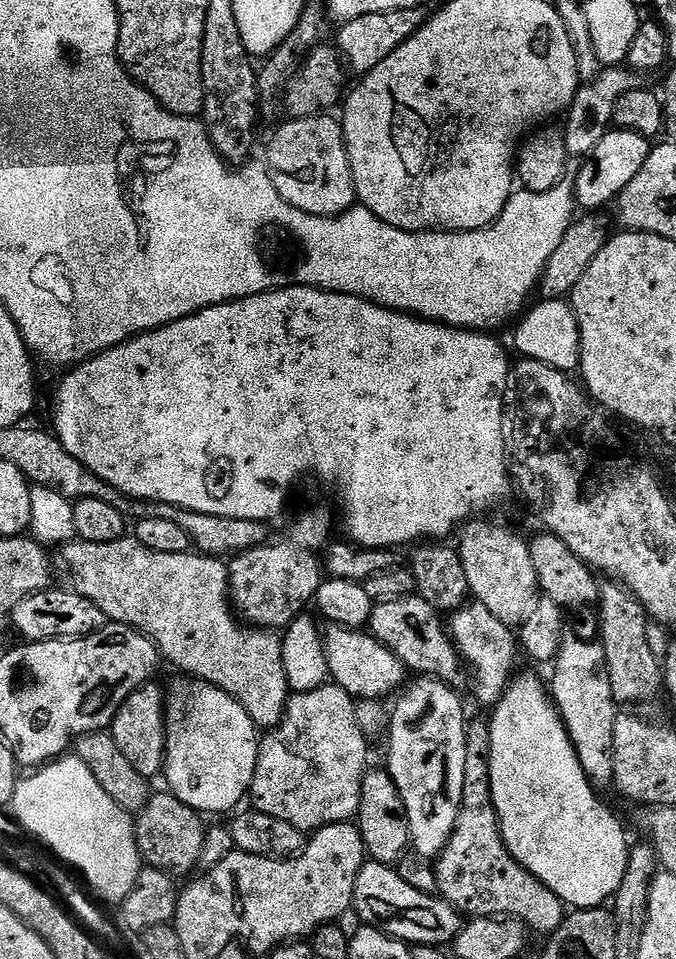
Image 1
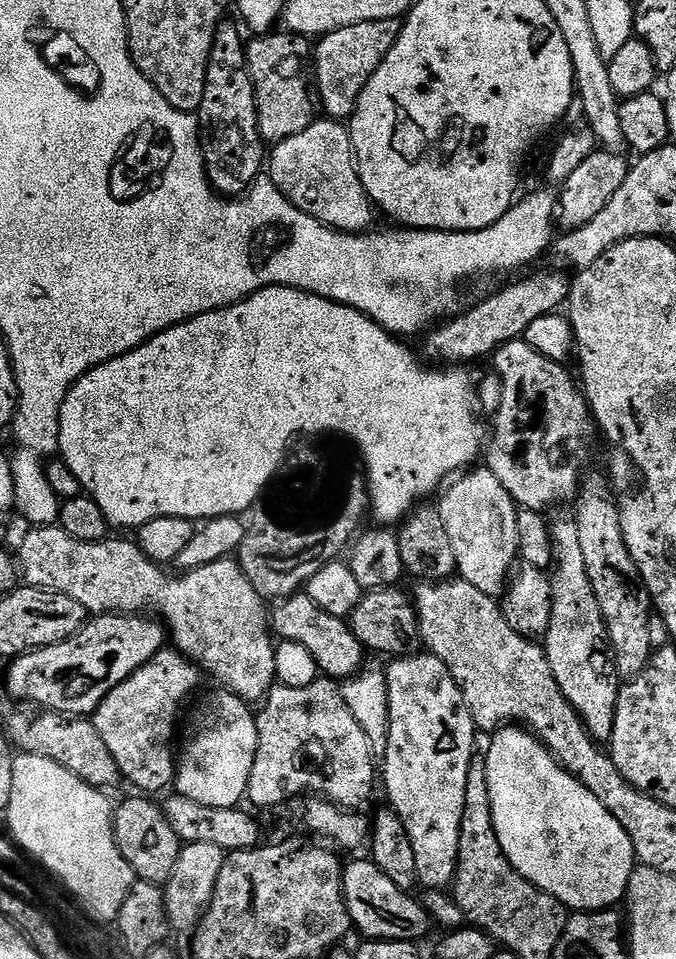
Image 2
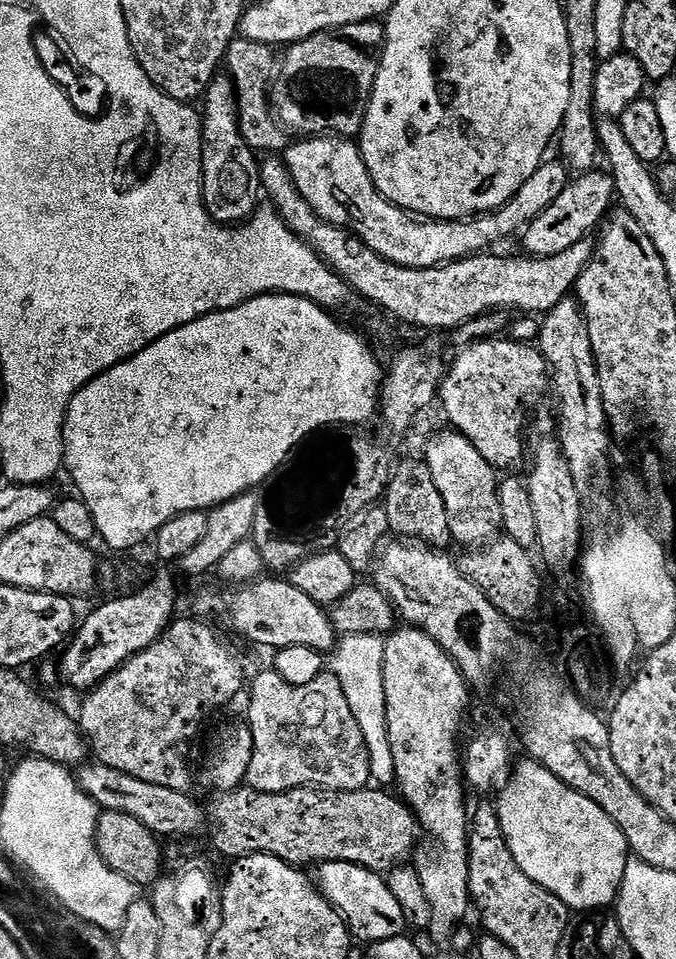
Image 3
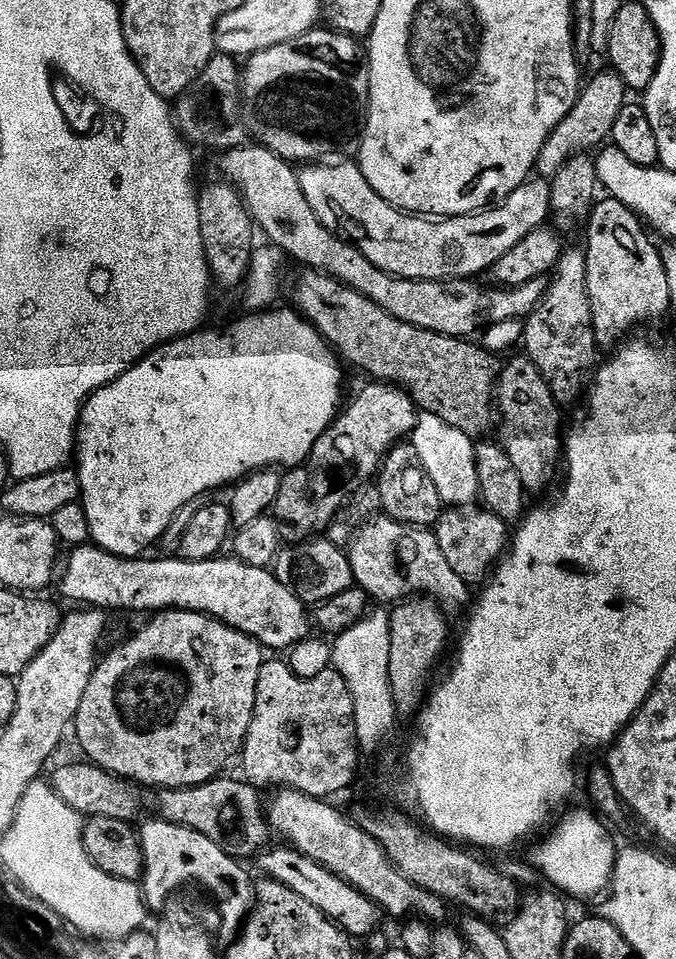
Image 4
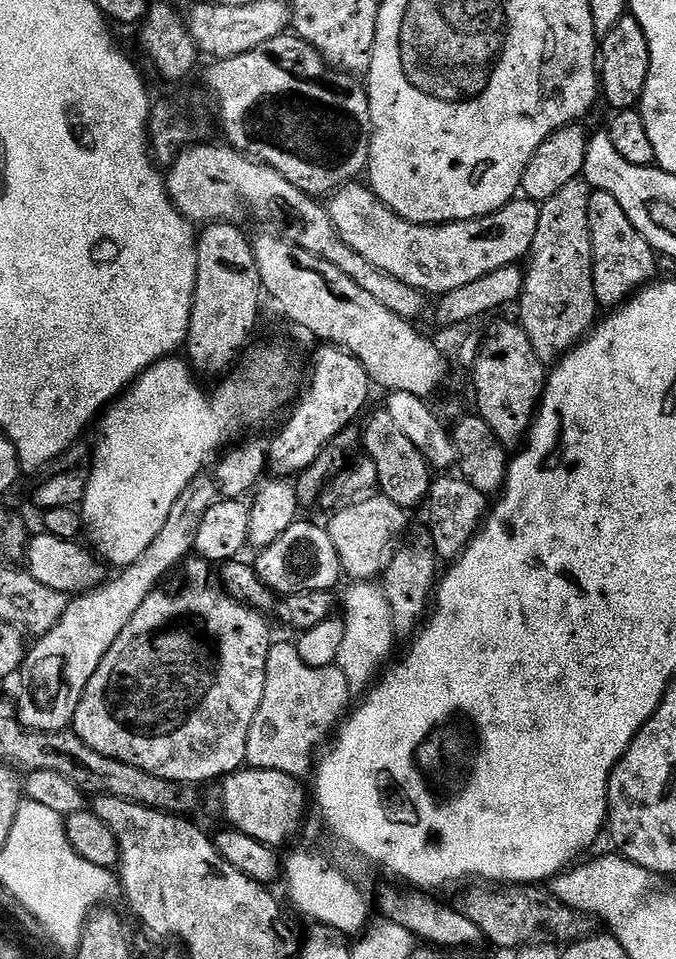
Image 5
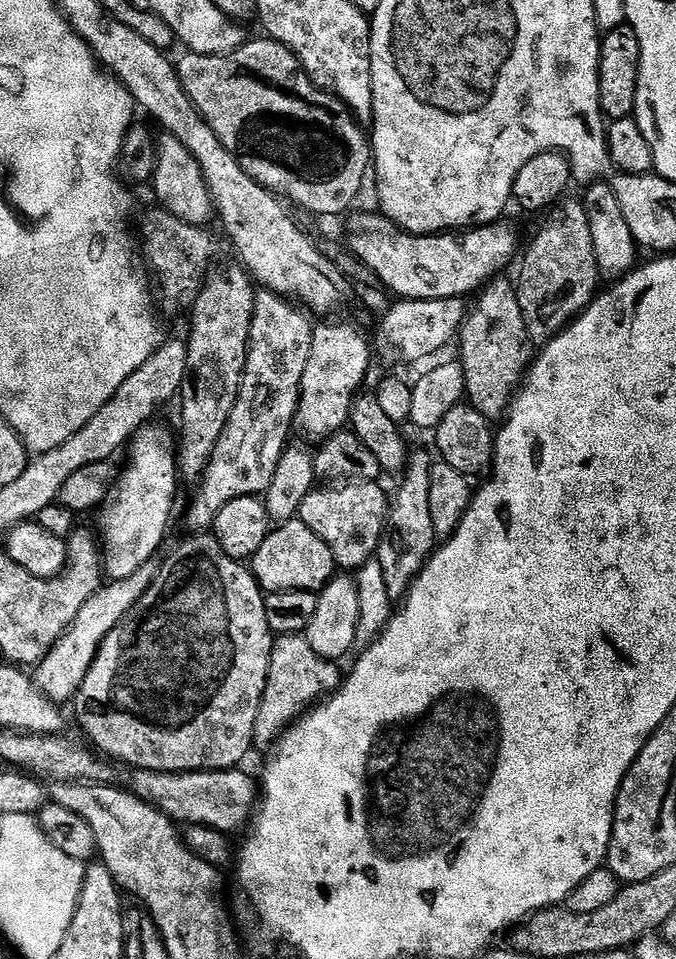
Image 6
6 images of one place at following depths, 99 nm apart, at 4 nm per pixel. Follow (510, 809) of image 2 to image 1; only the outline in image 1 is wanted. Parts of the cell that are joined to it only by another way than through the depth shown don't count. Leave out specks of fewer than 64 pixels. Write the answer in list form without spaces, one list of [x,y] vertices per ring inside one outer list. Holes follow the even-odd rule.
[[[520,676],[517,680],[515,677],[509,683],[501,699],[491,709],[491,712],[492,720],[490,719],[488,730],[490,734],[490,754],[488,755],[488,761],[490,762],[490,790],[492,791],[496,817],[500,823],[500,833],[504,839],[505,846],[508,848],[508,852],[526,871],[534,874],[534,878],[538,878],[550,890],[554,890],[554,894],[558,894],[558,898],[563,900],[565,905],[571,906],[576,910],[581,908],[599,908],[607,905],[615,897],[618,886],[622,886],[622,874],[626,874],[626,866],[628,865],[630,839],[628,840],[627,834],[624,833],[624,828],[620,825],[619,818],[596,797],[599,796],[597,789],[592,787],[591,782],[586,778],[586,774],[578,762],[578,754],[570,742],[564,723],[560,721],[560,714],[552,703],[552,697],[545,681],[543,684],[536,676]]]

